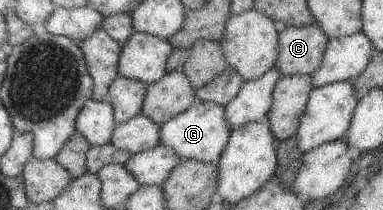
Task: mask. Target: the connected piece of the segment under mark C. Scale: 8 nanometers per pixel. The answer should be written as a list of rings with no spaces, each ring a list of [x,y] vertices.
[[[315,24],[285,27],[278,32],[274,68],[279,75],[311,75],[319,66],[329,39]]]

